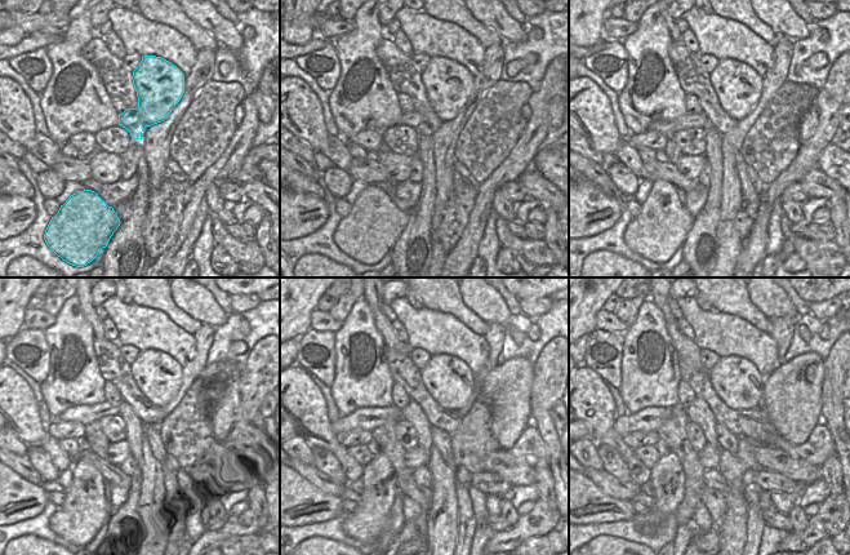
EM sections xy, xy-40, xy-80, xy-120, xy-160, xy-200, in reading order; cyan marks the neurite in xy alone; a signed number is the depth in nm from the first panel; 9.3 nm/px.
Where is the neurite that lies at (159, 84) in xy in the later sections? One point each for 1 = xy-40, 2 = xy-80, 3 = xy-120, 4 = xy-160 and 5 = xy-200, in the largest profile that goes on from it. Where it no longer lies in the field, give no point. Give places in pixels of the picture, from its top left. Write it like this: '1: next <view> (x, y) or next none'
1: next xy-40 (449, 85)
2: next xy-80 (737, 85)
3: next xy-120 (158, 376)
4: next xy-160 (450, 382)
5: next xy-200 (735, 380)

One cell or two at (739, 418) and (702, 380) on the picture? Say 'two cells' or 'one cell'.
one cell

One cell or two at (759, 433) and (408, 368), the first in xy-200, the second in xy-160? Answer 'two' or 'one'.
one

